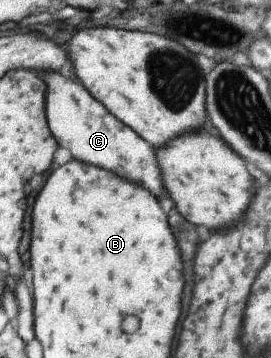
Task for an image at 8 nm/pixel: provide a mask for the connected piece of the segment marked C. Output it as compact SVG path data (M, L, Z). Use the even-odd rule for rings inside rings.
M46 69L44 74L40 74L40 78L46 84L44 96L46 122L58 146L66 148L70 156L80 162L116 172L126 180L142 184L144 188L148 188L148 192L156 196L158 192L164 194L158 168L154 164L152 148L142 138L138 138L128 126L120 124L112 114L108 114L108 110L100 102L90 98L88 92L68 72L56 71L52 74L50 69Z

